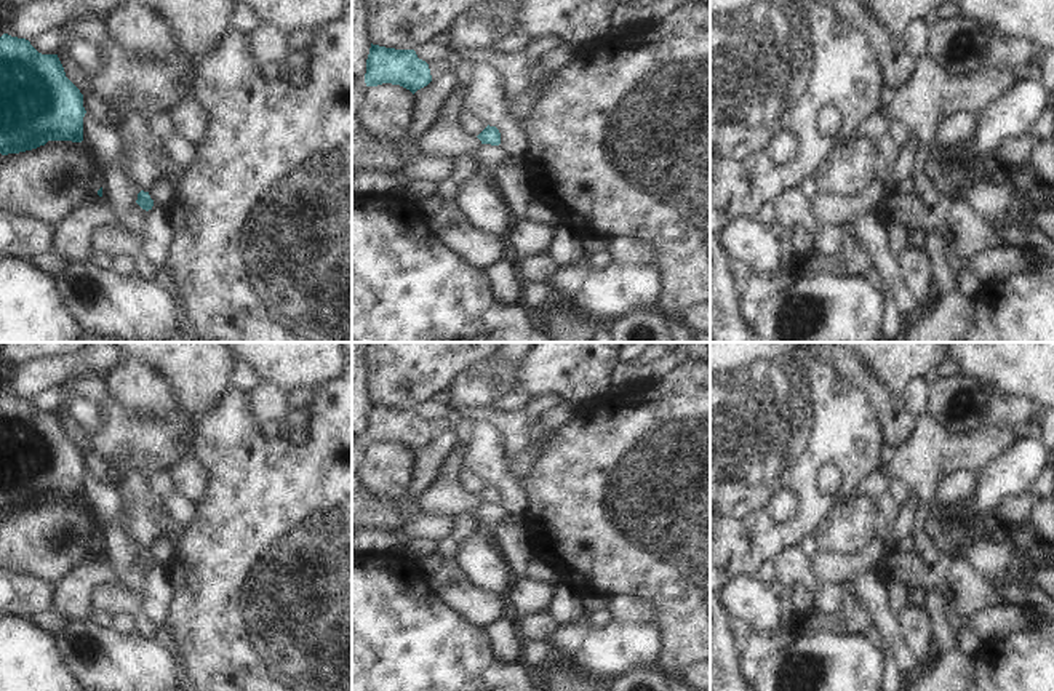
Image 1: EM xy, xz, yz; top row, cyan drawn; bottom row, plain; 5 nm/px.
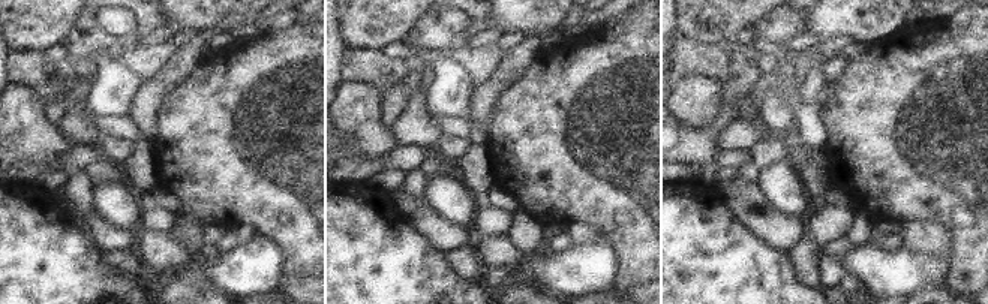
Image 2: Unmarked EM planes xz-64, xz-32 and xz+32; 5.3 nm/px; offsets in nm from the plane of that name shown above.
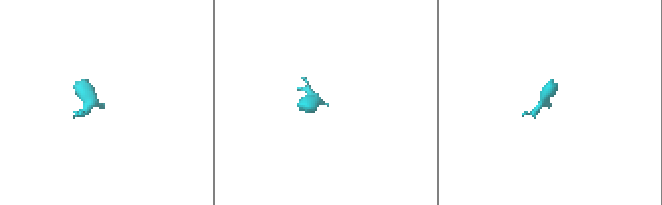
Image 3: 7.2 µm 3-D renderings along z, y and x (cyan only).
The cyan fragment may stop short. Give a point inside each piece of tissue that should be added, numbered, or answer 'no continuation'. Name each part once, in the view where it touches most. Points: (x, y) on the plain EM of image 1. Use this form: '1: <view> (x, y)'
no continuation

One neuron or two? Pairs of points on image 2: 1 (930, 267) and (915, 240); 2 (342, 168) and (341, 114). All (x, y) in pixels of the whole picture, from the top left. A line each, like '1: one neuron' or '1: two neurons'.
1: two neurons
2: two neurons

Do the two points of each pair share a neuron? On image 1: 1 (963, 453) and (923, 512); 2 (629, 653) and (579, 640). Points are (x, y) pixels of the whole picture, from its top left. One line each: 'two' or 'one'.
1: one
2: one

